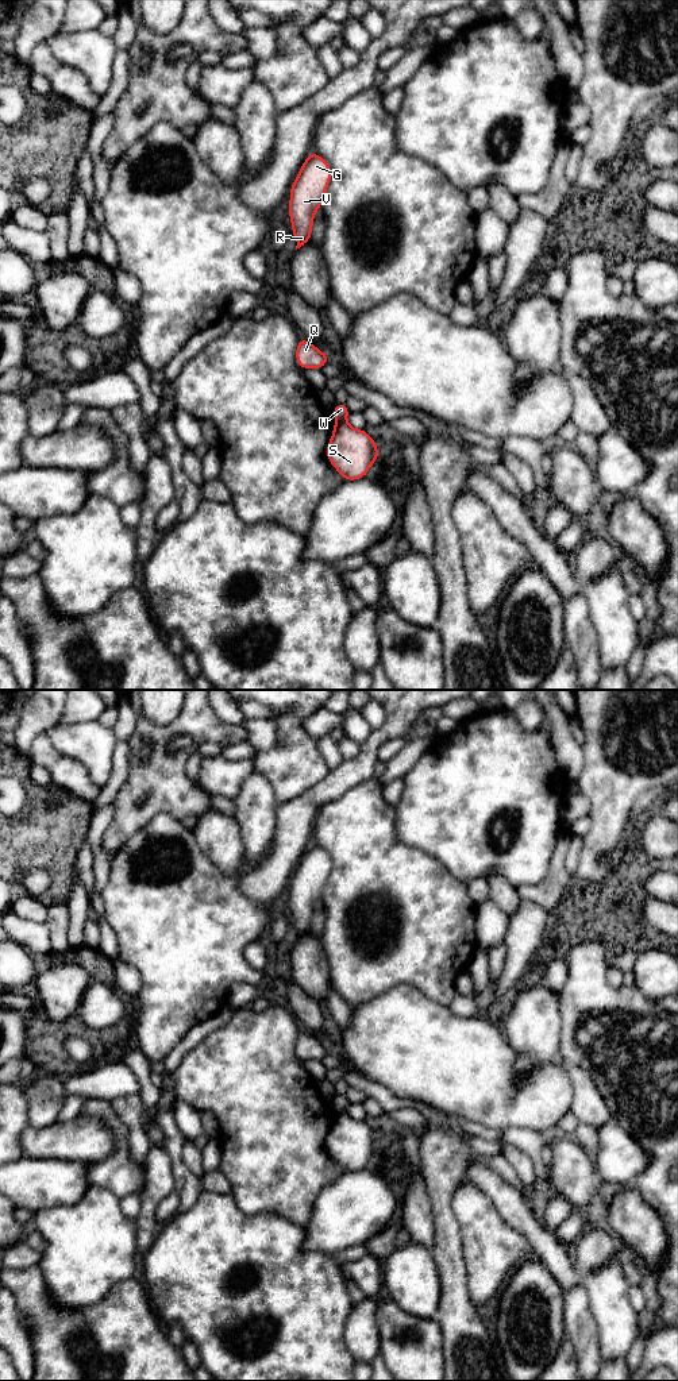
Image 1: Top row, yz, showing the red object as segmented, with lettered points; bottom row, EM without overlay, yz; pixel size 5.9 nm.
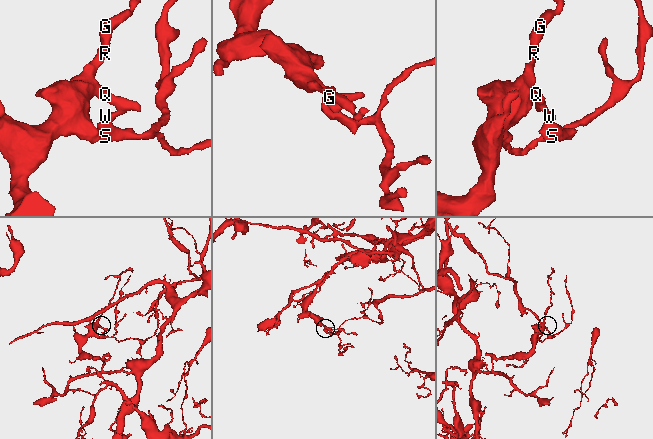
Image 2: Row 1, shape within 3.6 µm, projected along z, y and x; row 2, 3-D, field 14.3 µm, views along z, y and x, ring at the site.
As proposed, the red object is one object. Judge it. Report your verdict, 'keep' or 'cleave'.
cleave

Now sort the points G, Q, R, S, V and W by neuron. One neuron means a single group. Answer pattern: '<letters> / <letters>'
G Q R V W / S

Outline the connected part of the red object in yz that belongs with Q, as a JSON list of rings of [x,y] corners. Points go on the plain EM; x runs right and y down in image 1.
[[[300,1029],[297,1039],[296,1039],[296,1052],[297,1057],[301,1060],[316,1060],[321,1061],[321,1058],[330,1053],[328,1045],[321,1044],[312,1034]]]

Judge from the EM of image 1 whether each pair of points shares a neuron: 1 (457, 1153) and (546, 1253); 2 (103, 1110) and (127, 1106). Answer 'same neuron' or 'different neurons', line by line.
1: different neurons
2: different neurons

